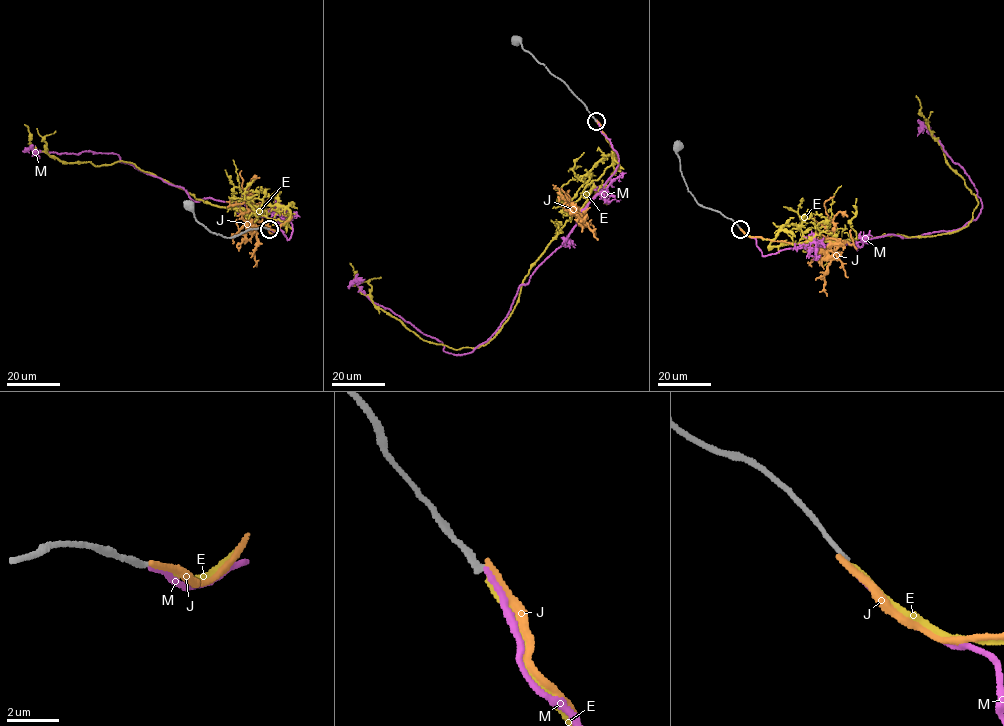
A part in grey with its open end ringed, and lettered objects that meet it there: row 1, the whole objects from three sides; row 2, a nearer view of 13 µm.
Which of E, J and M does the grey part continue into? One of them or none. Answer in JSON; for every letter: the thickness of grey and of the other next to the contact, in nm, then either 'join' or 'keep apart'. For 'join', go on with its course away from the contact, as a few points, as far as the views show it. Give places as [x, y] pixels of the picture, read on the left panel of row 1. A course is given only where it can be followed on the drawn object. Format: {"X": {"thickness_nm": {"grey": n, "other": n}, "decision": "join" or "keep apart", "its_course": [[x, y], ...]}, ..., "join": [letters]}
{"E": {"thickness_nm": {"grey": 220, "other": 180}, "decision": "join", "its_course": [[270, 229], [286, 221], [287, 227], [278, 219], [204, 202], [134, 164], [96, 166], [34, 151], [24, 124]]}, "J": {"thickness_nm": {"grey": 240, "other": 280}, "decision": "keep apart"}, "M": {"thickness_nm": {"grey": 240, "other": 180}, "decision": "keep apart"}, "join": ["E"]}

